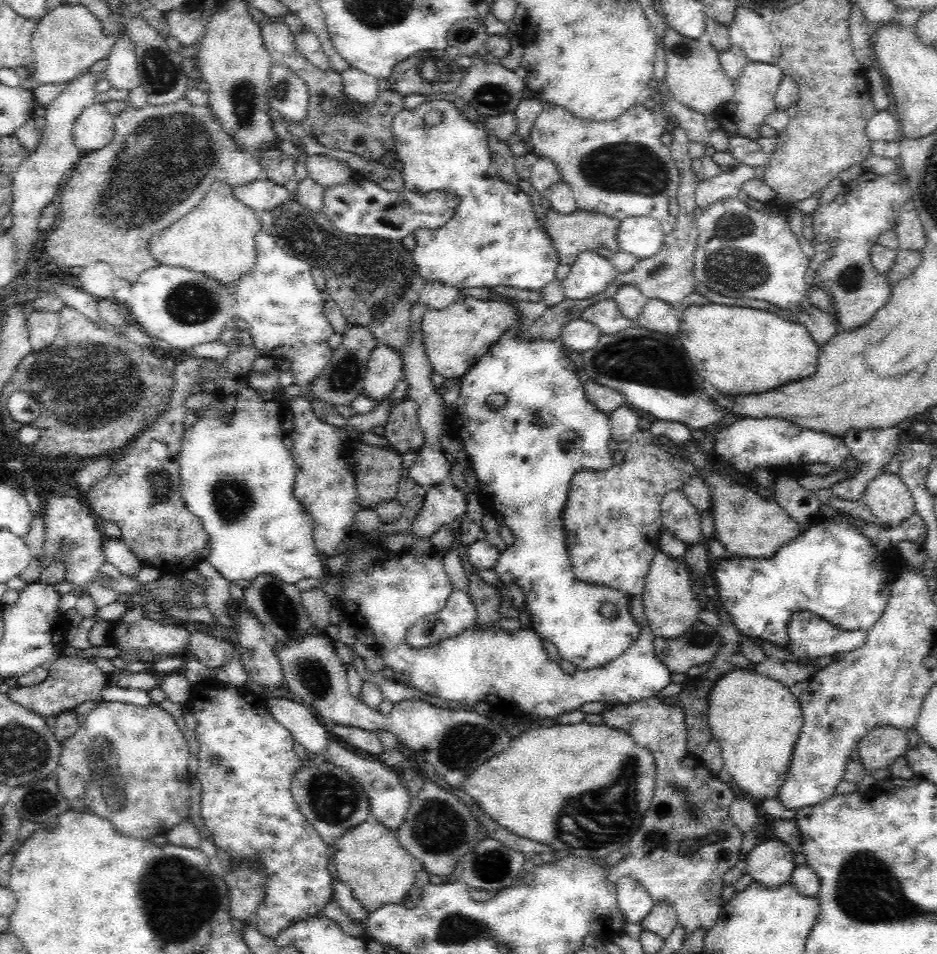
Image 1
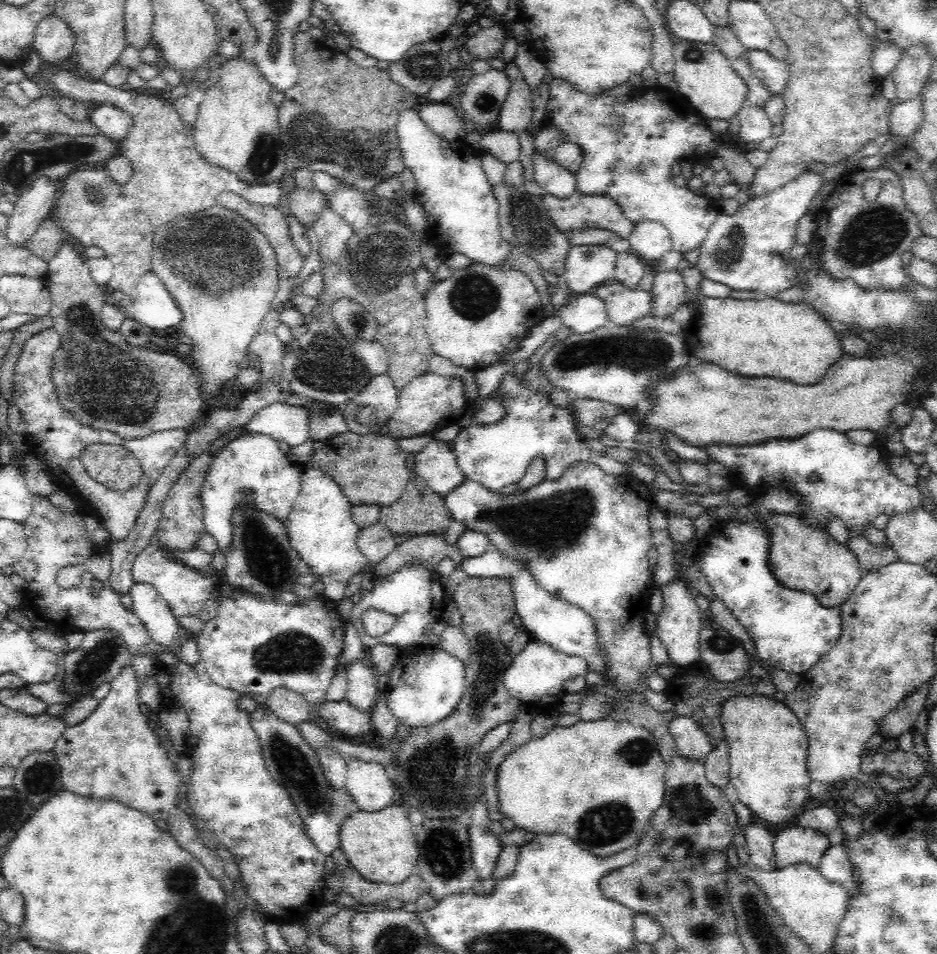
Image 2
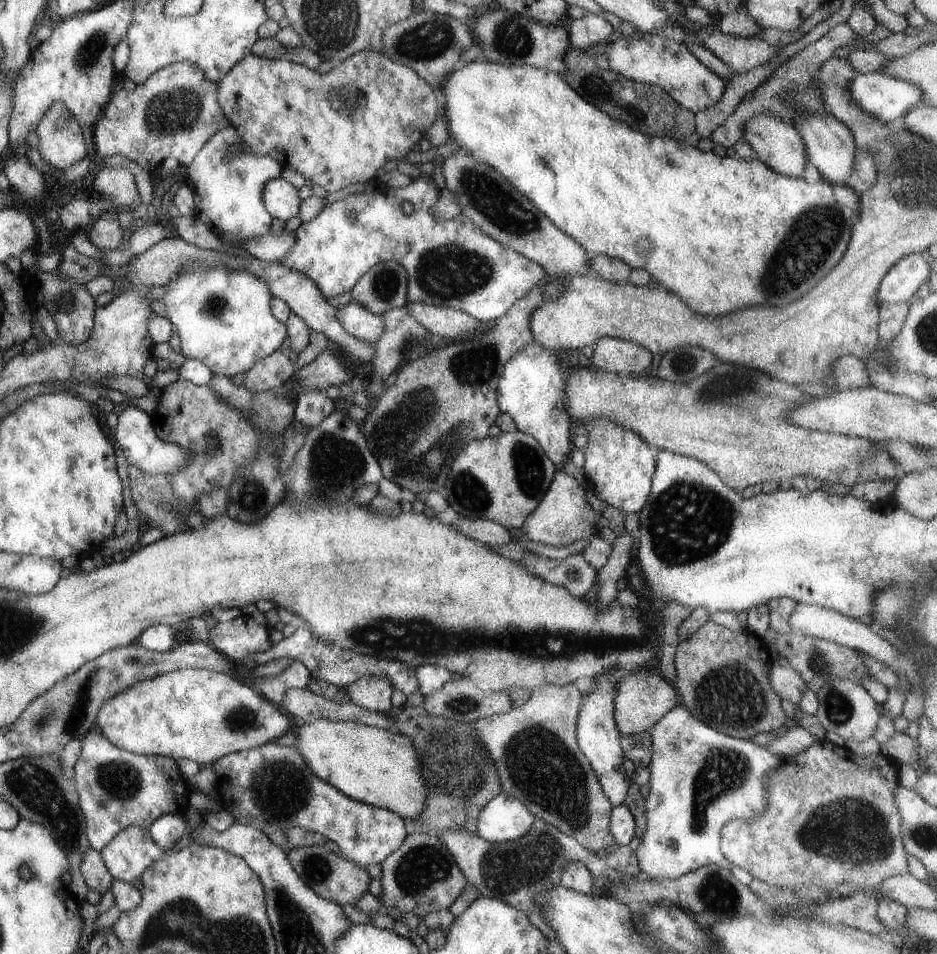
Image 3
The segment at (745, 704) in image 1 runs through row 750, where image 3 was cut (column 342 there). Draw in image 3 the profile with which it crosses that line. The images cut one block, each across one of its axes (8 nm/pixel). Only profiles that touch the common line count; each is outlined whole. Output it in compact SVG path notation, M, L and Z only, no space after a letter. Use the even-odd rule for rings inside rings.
M315 720L304 726L293 726L298 742L294 747L306 761L307 767L321 781L331 784L336 790L351 799L371 804L398 814L404 820L416 819L425 809L428 791L423 768L415 744L411 738L394 732L352 721Z

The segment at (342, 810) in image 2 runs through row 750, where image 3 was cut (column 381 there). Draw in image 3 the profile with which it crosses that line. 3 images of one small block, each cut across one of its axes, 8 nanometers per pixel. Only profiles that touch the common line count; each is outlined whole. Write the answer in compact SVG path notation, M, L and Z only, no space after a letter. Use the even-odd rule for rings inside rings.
M380 261L367 270L351 290L351 300L374 314L407 304L407 274L398 261Z

